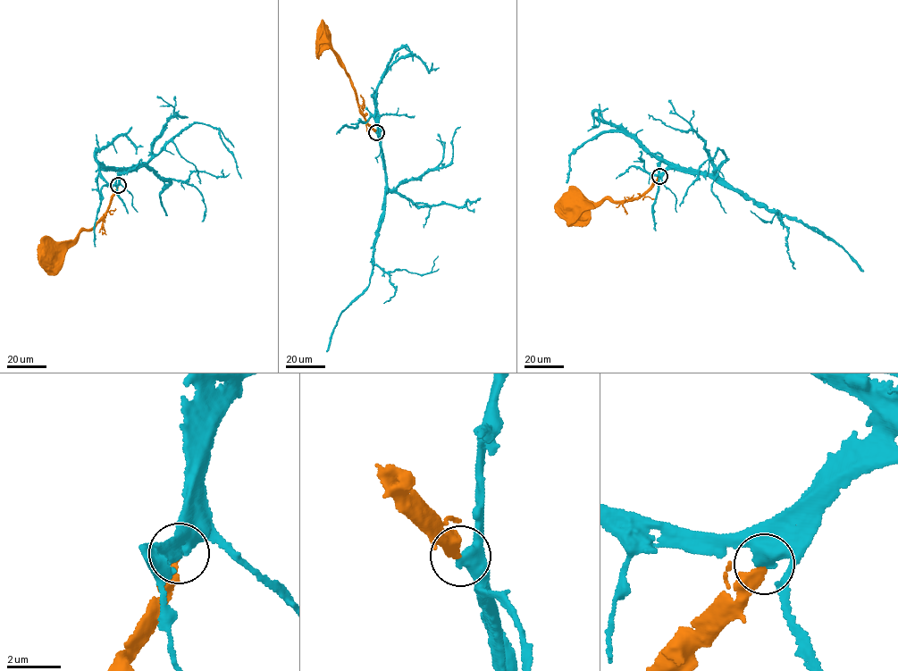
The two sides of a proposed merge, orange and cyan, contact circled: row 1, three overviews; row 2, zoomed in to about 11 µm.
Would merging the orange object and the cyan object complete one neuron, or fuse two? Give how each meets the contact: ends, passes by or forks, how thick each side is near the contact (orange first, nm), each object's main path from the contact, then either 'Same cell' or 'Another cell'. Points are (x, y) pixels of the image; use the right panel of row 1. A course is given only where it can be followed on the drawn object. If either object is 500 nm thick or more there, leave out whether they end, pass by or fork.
Thickness 280 nm (orange) against 550 nm. Course of orange: (659, 177), (637, 197), (621, 200), (602, 199), (596, 203), (574, 199), (566, 205). Course of cyan: (659, 177), (667, 170), (673, 169), (719, 177), (769, 212), (790, 216), (834, 240), (863, 272). Same cell

